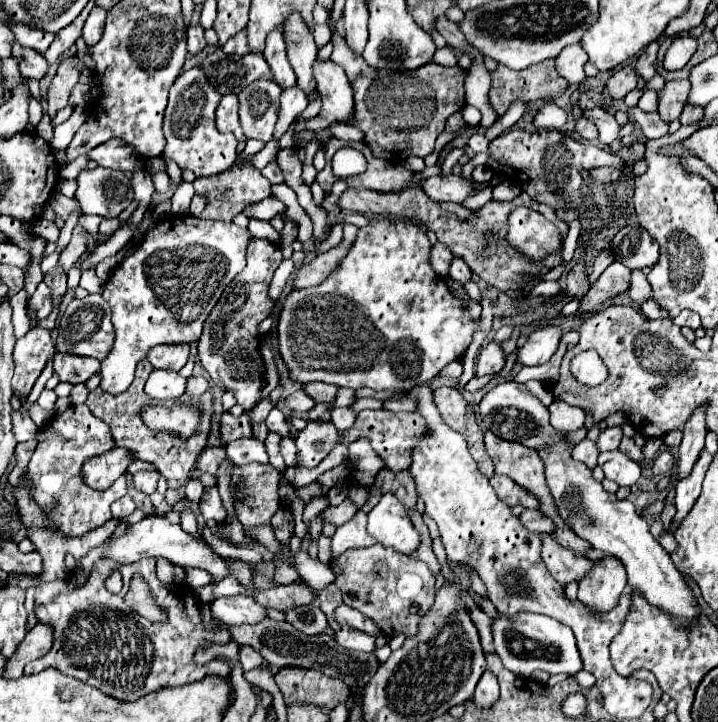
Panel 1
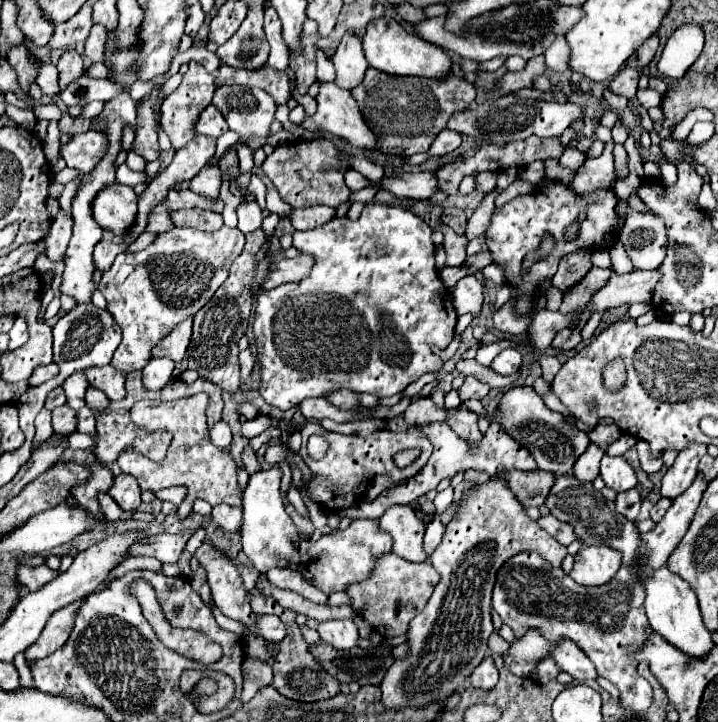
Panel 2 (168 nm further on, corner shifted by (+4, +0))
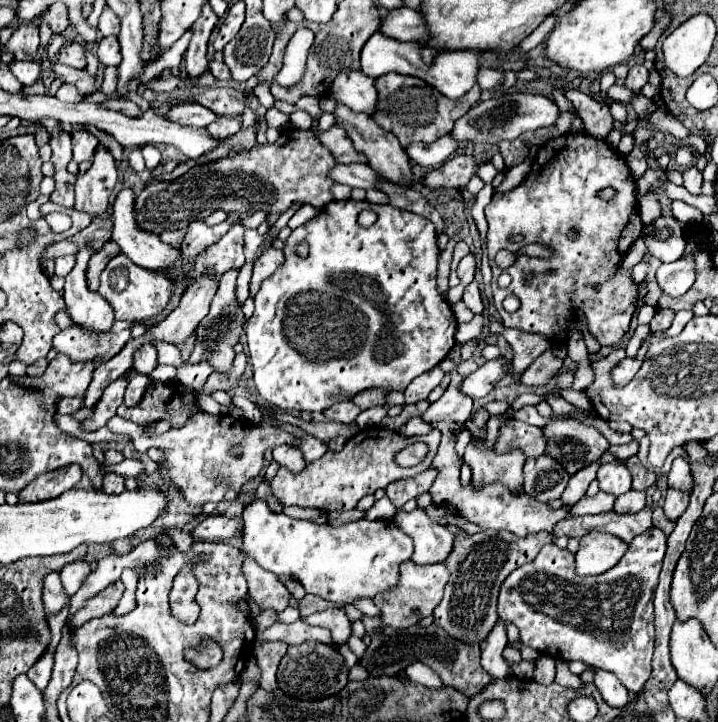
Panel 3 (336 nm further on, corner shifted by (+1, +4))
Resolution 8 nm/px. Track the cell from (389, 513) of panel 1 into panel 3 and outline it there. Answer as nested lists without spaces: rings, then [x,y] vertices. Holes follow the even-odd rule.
[[[420,508],[412,512],[400,510],[394,518],[394,524],[414,540],[412,562],[416,564],[444,562],[454,546],[454,534],[450,534],[448,528],[432,522]]]

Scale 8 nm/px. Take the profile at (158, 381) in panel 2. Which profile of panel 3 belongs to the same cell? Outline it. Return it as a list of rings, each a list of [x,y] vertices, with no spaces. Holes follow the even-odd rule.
[[[144,344],[134,352],[132,368],[140,374],[150,374],[156,368],[156,348],[152,344]]]

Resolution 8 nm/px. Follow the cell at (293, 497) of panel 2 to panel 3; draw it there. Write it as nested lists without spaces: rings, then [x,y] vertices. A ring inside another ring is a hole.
[[[278,446],[274,450],[274,460],[280,464],[280,466],[286,466],[286,468],[292,468],[294,474],[302,472],[304,466],[306,466],[306,460],[304,460],[304,454],[298,450],[298,448],[292,448],[292,446]]]

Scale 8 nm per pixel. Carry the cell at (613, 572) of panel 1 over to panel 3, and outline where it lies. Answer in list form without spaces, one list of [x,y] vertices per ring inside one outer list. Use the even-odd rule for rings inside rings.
[[[588,532],[586,536],[580,538],[580,550],[576,554],[576,572],[580,576],[594,576],[594,574],[602,574],[610,568],[614,568],[620,558],[626,554],[628,550],[628,544],[622,542],[620,538],[612,536],[612,534],[606,534],[606,532]]]

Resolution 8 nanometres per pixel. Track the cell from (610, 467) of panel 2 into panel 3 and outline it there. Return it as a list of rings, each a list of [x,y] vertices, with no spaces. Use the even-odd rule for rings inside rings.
[[[610,462],[610,464],[602,464],[598,470],[598,484],[602,492],[608,492],[612,496],[620,496],[626,494],[632,486],[632,476],[630,470],[620,464],[620,462]]]

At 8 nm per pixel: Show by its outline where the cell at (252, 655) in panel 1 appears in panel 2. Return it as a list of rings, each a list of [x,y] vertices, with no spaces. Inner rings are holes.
[[[245,658],[243,660],[243,694],[241,702],[249,702],[257,690],[269,685],[273,680],[272,667],[264,662],[259,662],[255,658]]]

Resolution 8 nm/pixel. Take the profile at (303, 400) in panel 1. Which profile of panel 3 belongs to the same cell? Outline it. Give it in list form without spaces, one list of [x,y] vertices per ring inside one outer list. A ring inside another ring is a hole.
[[[346,400],[346,402],[338,402],[336,406],[324,410],[324,416],[328,420],[334,420],[334,422],[344,422],[344,424],[350,424],[356,420],[356,416],[360,414],[362,410],[358,406],[354,406],[354,402]]]

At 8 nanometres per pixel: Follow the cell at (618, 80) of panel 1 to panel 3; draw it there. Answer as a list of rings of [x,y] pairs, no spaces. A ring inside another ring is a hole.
[[[636,64],[630,68],[628,76],[626,76],[626,88],[630,90],[642,90],[642,86],[648,84],[648,70],[642,64]]]

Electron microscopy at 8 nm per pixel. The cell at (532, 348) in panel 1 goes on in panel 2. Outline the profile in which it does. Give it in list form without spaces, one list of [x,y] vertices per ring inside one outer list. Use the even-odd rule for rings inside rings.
[[[507,348],[501,354],[497,354],[497,358],[493,360],[491,368],[495,372],[499,372],[499,374],[515,374],[515,372],[519,372],[521,362],[523,362],[521,352],[517,348]]]

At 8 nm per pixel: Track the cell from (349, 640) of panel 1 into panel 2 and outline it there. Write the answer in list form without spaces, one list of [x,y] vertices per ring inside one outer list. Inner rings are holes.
[[[329,620],[319,624],[317,628],[319,636],[323,642],[339,648],[339,650],[349,650],[355,648],[359,642],[359,630],[353,620]]]

